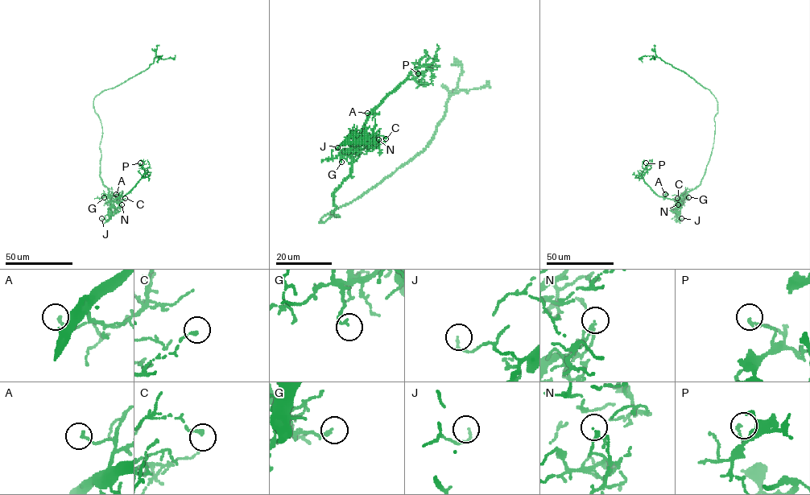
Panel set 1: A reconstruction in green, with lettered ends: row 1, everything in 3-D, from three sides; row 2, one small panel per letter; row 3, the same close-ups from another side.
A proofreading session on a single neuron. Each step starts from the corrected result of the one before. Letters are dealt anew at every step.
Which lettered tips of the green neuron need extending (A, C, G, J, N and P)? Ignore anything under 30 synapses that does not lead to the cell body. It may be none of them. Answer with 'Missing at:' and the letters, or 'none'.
Missing at: none

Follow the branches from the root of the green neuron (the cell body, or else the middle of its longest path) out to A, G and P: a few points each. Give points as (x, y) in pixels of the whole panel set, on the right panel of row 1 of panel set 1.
A: (714, 136), (701, 183), (681, 200), (666, 198), (665, 194)
G: (714, 136), (701, 183), (684, 195), (688, 197)
P: (714, 136), (701, 183), (681, 200), (660, 197), (648, 186), (642, 177), (642, 171), (647, 165), (646, 162)

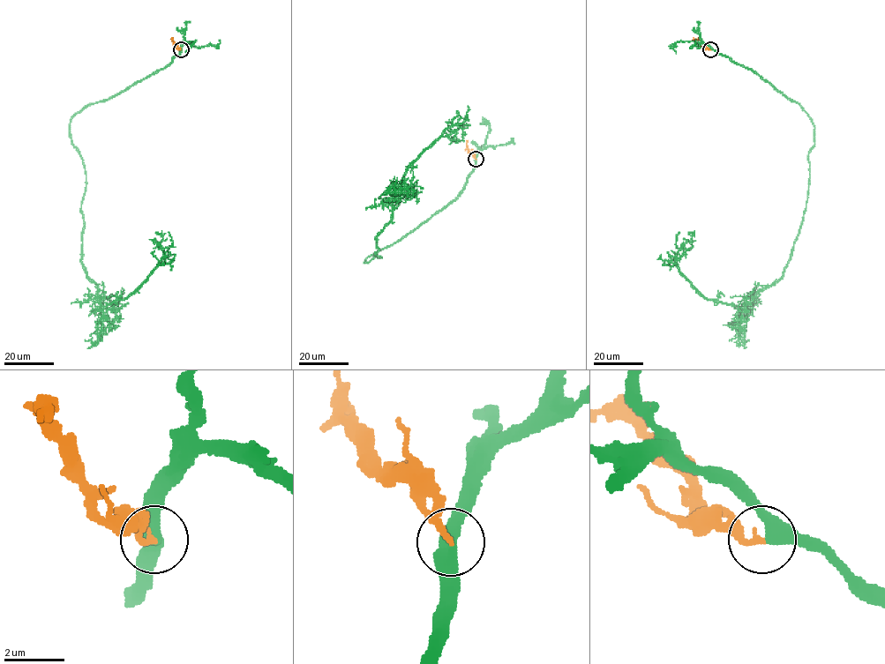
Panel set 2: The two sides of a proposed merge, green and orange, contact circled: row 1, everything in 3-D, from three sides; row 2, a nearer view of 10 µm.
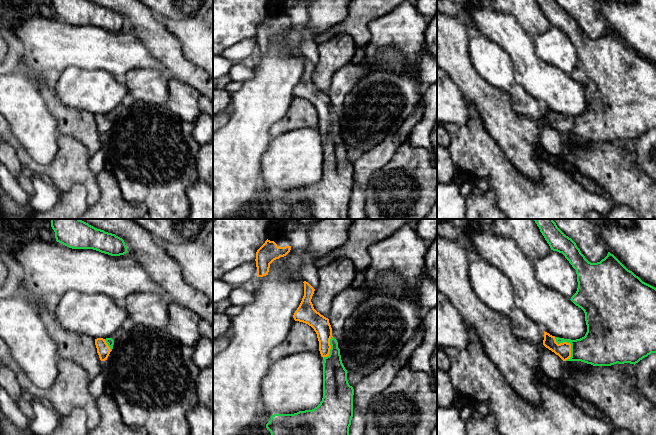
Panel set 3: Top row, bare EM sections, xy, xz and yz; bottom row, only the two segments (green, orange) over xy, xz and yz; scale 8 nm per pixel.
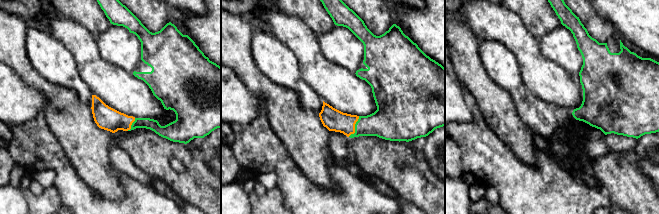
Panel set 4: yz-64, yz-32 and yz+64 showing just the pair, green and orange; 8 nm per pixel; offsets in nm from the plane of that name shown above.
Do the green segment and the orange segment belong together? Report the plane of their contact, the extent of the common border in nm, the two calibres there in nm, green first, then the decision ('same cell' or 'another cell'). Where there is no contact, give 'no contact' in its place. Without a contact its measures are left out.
contact in yz; length 220 nm; calibres 300 and 120 nm; same cell

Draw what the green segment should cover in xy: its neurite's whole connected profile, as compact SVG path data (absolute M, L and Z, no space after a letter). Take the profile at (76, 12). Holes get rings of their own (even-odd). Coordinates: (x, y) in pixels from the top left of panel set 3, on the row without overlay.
M51 0L56 17L72 25L93 25L111 32L126 30L122 14L89 0Z

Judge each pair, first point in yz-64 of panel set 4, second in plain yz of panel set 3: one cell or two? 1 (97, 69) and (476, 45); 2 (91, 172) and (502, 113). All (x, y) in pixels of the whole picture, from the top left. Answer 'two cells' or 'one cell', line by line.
1: two cells
2: one cell

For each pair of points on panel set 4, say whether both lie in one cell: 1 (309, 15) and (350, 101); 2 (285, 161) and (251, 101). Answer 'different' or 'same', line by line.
1: different
2: different

